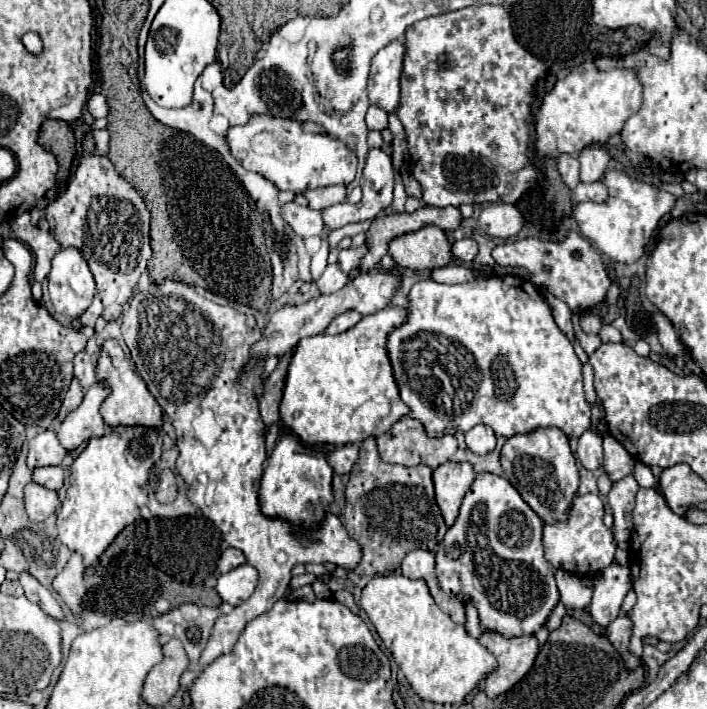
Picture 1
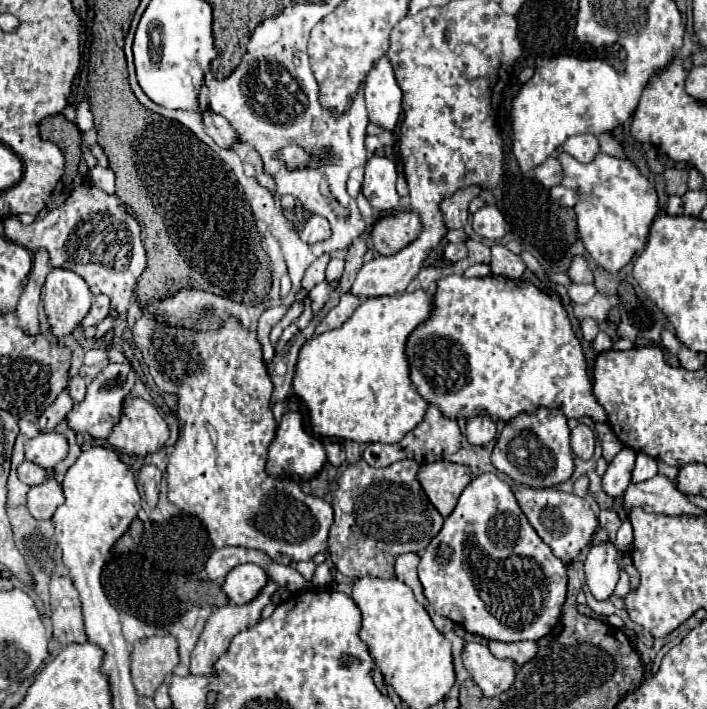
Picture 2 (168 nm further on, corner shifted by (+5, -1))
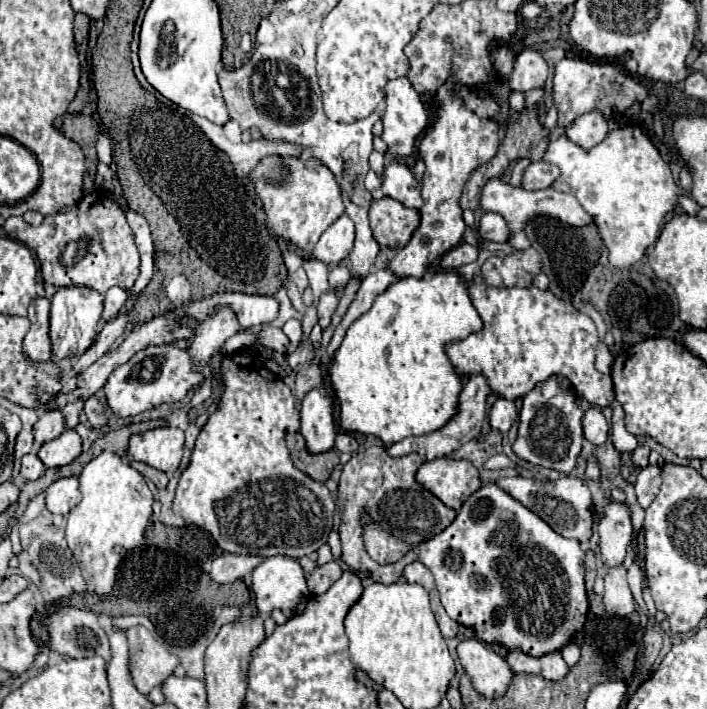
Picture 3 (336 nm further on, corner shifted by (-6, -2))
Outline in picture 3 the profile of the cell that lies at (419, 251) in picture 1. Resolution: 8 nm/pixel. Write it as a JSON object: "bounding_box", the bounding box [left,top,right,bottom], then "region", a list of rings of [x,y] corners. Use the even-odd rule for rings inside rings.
{"bounding_box":[369,197,419,249],"region":[[[381,197],[371,201],[369,221],[373,237],[379,245],[389,249],[401,249],[419,227],[419,211],[409,209],[391,197]]]}

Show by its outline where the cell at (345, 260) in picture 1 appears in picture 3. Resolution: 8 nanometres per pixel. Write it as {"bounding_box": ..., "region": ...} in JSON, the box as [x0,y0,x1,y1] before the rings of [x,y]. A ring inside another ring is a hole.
{"bounding_box":[329,265,351,287],"region":[[[335,265],[329,273],[329,283],[331,287],[345,287],[351,279],[351,271],[345,265]]]}

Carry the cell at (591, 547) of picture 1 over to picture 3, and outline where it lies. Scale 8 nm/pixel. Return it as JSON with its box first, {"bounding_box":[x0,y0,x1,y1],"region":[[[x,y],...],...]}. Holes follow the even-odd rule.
{"bounding_box":[495,477,595,541],"region":[[[501,477],[495,481],[503,491],[507,491],[513,499],[523,503],[527,509],[537,513],[553,531],[557,531],[563,537],[571,537],[577,541],[589,541],[595,513],[593,513],[593,503],[591,503],[591,491],[583,479],[577,477],[563,477],[557,481],[537,481],[537,479],[527,479],[527,477]]]}

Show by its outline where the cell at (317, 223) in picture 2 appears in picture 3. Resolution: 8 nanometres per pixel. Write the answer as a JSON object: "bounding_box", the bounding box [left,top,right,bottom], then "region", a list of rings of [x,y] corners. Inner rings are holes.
{"bounding_box":[313,215,355,263],"region":[[[341,215],[319,239],[313,255],[323,263],[341,263],[351,253],[355,241],[355,227],[347,215]]]}

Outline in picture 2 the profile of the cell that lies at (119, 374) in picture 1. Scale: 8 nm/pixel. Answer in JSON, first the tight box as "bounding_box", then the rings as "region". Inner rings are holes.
{"bounding_box":[108,396,168,456],"region":[[[128,396],[118,424],[112,428],[108,442],[126,454],[146,456],[156,452],[168,440],[168,424],[160,412],[144,398]]]}

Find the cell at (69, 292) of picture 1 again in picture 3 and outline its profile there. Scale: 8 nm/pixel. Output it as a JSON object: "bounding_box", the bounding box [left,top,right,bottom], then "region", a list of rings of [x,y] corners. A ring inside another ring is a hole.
{"bounding_box":[49,287,103,359],"region":[[[61,287],[51,299],[51,315],[49,315],[49,337],[51,349],[57,359],[77,357],[85,353],[97,337],[97,323],[103,311],[103,297],[89,287]]]}

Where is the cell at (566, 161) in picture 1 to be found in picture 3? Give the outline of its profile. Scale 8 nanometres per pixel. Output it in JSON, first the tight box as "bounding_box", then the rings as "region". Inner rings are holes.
{"bounding_box":[521,161,559,191],"region":[[[545,161],[529,163],[529,167],[523,171],[521,187],[527,191],[537,191],[537,189],[547,189],[551,183],[559,177],[559,169],[555,165],[549,165]]]}

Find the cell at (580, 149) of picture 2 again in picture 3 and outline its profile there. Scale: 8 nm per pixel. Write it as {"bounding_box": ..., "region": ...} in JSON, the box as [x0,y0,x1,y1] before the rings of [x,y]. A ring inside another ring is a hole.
{"bounding_box":[565,111,609,149],"region":[[[589,111],[579,115],[579,119],[575,119],[575,123],[565,129],[565,135],[583,149],[591,149],[605,139],[607,131],[609,127],[605,115],[601,111]]]}

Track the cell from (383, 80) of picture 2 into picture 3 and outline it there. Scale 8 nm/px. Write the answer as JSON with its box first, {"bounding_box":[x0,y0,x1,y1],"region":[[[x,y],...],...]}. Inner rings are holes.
{"bounding_box":[381,77,431,157],"region":[[[403,77],[403,79],[395,79],[395,81],[387,83],[387,111],[383,117],[383,125],[385,125],[385,129],[383,129],[381,137],[393,155],[407,157],[407,155],[415,153],[419,137],[431,125],[431,117],[429,117],[427,107],[423,105],[419,93],[409,83],[409,79]]]}

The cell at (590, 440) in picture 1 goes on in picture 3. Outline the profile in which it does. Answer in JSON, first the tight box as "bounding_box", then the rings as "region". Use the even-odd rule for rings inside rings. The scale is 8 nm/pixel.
{"bounding_box":[583,407,609,445],"region":[[[589,407],[583,415],[583,435],[595,443],[595,445],[601,445],[605,443],[607,439],[607,433],[609,433],[609,423],[607,419],[603,417],[601,409],[599,407]]]}

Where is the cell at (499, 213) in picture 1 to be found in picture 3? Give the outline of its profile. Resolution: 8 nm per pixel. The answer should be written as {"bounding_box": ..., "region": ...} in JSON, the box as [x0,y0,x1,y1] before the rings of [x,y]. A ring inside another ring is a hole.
{"bounding_box":[479,213,509,243],"region":[[[485,213],[479,221],[479,237],[483,241],[493,241],[493,243],[505,243],[509,237],[507,223],[503,221],[501,215],[495,213]]]}

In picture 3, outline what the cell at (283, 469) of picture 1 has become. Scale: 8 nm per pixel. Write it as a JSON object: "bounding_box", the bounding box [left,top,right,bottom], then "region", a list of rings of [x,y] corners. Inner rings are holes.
{"bounding_box":[301,389,337,453],"region":[[[311,389],[301,401],[301,435],[311,453],[325,453],[333,449],[337,437],[333,417],[333,397],[325,389]]]}

